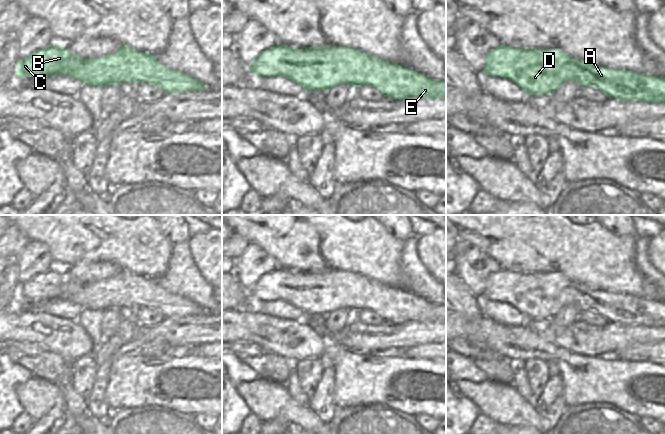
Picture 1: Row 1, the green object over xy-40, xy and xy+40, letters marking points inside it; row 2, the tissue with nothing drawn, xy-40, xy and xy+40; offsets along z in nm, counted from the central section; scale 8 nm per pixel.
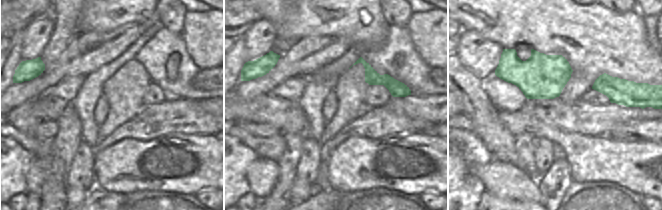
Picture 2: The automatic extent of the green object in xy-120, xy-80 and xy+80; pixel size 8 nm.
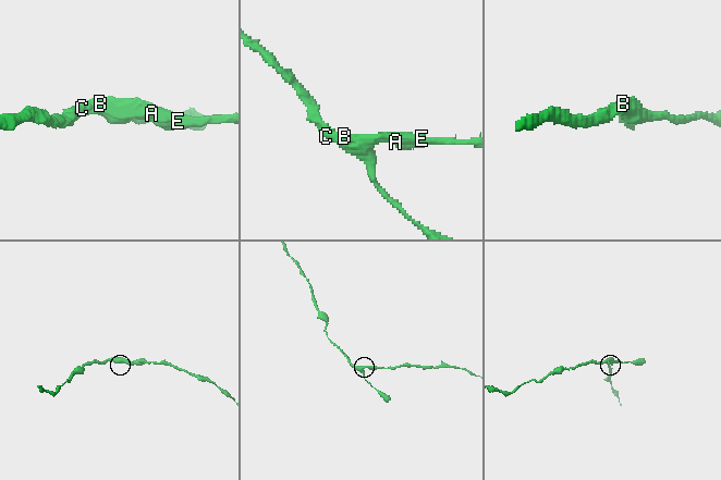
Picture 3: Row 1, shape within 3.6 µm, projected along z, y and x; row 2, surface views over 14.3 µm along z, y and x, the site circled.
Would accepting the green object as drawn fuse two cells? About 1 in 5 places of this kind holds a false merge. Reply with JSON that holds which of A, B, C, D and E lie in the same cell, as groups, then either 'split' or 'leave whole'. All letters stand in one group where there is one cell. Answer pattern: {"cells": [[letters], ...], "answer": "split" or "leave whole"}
{"cells": [["A", "B", "C", "D", "E"]], "answer": "leave whole"}

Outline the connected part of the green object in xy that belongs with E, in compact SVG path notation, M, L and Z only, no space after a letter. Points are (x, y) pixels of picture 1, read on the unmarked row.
M276 269L266 273L249 291L251 297L260 301L286 301L305 315L328 315L344 307L352 311L370 309L390 323L446 323L446 305L432 303L397 287L384 285L374 279L352 271L308 271L296 273L286 269Z

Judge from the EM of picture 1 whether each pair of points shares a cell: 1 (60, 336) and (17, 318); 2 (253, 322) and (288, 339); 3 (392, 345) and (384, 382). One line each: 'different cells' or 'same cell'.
1: same cell
2: same cell
3: different cells

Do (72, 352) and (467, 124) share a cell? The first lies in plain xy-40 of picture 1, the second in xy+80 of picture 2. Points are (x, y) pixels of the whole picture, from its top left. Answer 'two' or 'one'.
two

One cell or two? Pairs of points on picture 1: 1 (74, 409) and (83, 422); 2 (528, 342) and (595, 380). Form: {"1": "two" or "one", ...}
{"1": "two", "2": "one"}

